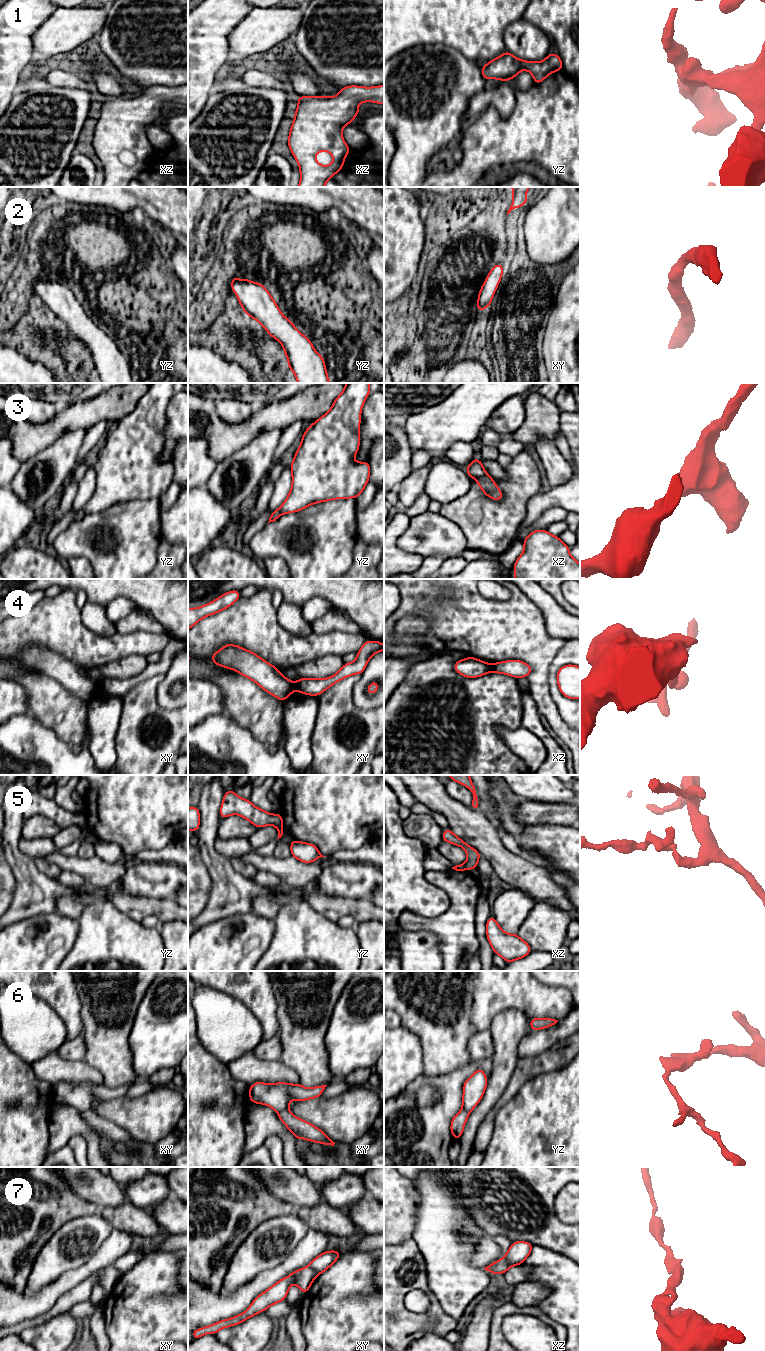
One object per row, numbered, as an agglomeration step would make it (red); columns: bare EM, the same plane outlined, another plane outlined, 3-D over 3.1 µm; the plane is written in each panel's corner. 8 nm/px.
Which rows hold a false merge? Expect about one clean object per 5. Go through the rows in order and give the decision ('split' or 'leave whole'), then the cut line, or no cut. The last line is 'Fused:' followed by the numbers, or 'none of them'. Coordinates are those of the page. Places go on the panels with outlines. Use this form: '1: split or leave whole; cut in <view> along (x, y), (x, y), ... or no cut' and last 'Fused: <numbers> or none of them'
1: leave whole; no cut
2: leave whole; no cut
3: split; cut in xz along (486, 474), (477, 479)
4: split; cut in xz along (490, 665), (492, 671)
5: split; cut in xz along (463, 864), (466, 869)
6: split; cut in xy along (287, 1109), (278, 1112)
7: split; cut in xz along (505, 1256), (510, 1266)
Fused: 3, 4, 5, 6, 7

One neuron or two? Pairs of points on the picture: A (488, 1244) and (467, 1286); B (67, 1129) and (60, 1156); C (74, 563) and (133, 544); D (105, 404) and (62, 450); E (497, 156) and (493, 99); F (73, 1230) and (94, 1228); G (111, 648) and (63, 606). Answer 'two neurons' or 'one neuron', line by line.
A: two neurons
B: two neurons
C: two neurons
D: two neurons
E: two neurons
F: one neuron
G: one neuron

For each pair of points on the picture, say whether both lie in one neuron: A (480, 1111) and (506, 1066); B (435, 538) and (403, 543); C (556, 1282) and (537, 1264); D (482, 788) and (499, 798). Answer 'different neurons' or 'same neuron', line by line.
A: same neuron
B: same neuron
C: same neuron
D: different neurons

